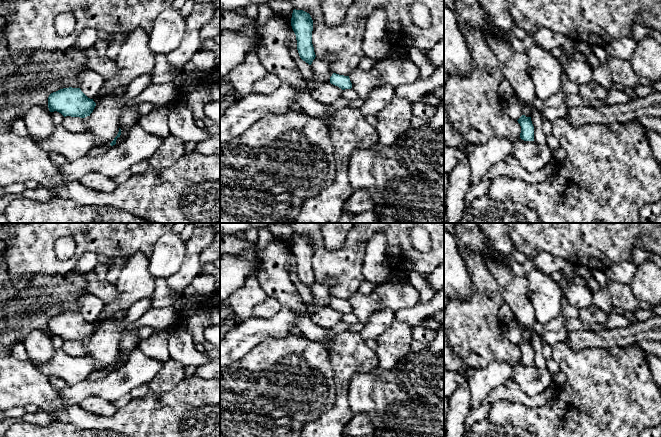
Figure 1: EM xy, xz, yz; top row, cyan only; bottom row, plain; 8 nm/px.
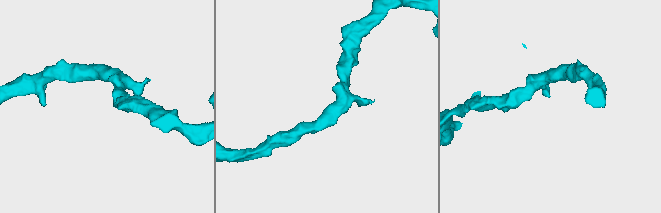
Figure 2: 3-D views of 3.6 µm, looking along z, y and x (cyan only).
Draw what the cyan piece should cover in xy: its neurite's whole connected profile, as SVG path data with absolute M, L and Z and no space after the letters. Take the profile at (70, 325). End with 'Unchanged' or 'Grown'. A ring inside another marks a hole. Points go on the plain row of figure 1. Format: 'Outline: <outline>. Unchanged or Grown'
Outline: M63 312L48 321L50 336L57 335L64 341L85 342L93 336L96 327L88 322L80 312Z. Unchanged

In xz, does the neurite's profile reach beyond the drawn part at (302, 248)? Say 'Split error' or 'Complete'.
Complete

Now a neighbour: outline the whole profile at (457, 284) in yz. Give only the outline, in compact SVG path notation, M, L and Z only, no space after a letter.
M444 229L444 294L448 299L466 299L471 292L470 273L455 235Z

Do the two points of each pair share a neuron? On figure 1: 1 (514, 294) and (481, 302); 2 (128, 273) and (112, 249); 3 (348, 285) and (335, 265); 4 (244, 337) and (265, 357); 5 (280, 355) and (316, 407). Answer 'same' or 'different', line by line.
1: different
2: different
3: same
4: different
5: same

